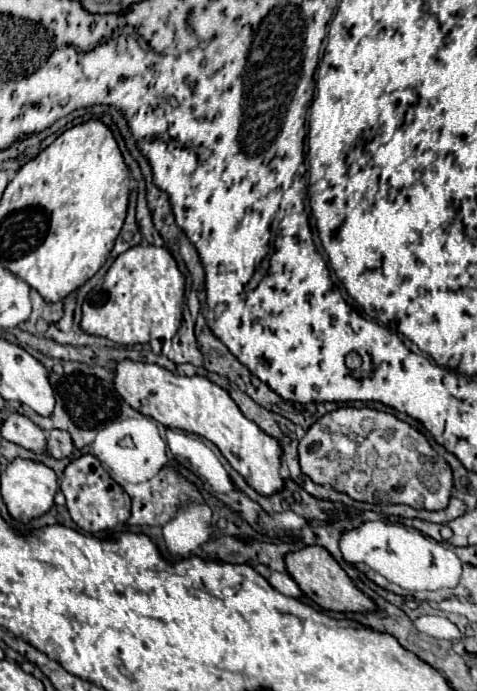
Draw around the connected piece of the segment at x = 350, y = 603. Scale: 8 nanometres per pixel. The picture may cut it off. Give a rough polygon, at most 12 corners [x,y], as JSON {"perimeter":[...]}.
{"perimeter":[[322,546],[288,552],[294,582],[320,608],[368,612],[374,602]]}

